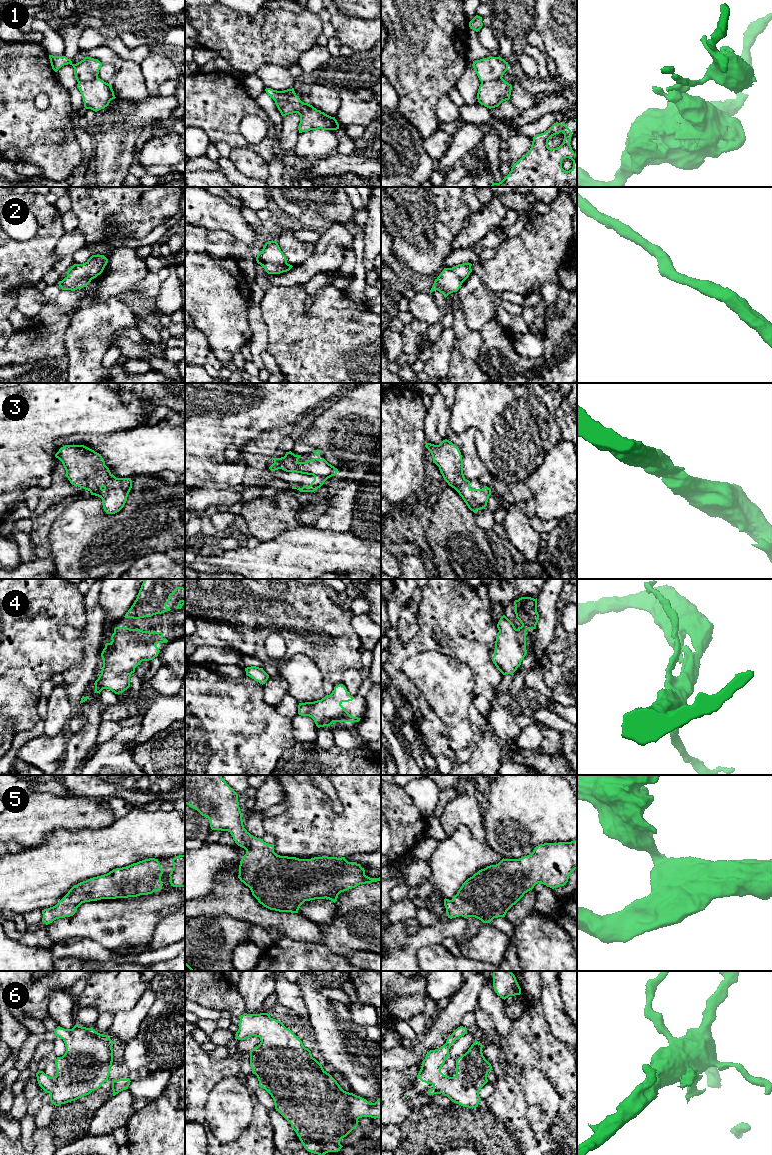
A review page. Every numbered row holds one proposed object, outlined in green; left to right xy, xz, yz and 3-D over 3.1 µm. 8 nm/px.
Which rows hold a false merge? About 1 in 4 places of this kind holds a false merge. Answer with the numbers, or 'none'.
1

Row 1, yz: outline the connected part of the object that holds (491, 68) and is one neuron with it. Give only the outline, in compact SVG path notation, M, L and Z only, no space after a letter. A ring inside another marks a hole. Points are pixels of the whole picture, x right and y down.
M489 56L473 62L472 64L479 80L488 82L503 77L508 70L508 62L499 57Z

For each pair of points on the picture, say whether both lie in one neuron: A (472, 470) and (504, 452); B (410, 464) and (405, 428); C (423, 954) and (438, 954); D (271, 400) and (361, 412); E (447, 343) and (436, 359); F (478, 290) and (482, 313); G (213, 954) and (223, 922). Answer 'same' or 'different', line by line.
A: different
B: same
C: same
D: different
E: same
F: same
G: same

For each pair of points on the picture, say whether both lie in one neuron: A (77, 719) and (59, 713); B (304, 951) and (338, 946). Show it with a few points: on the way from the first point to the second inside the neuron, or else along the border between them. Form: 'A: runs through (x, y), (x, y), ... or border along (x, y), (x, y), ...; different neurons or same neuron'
A: border along (76, 710), (67, 723); different neurons
B: border along (322, 945), (342, 955); different neurons

